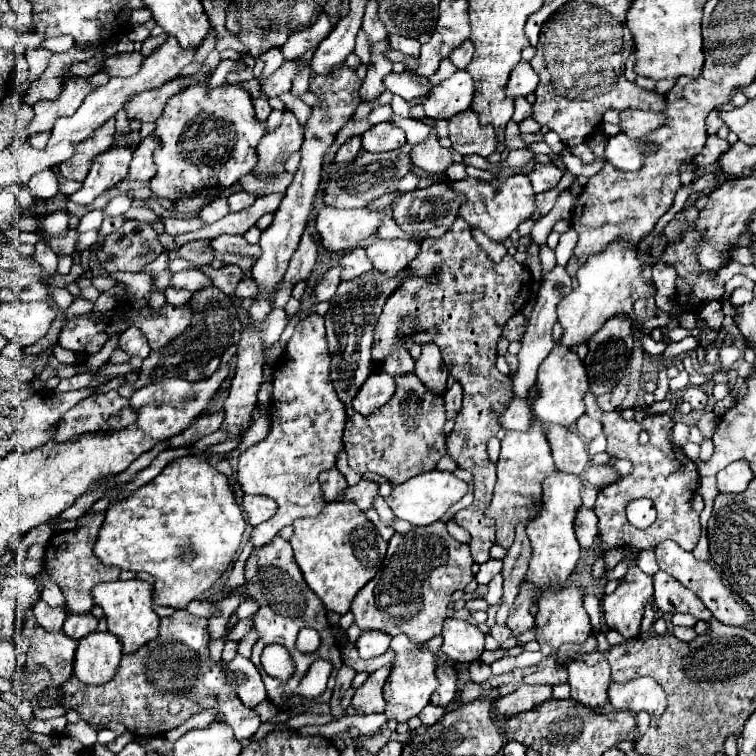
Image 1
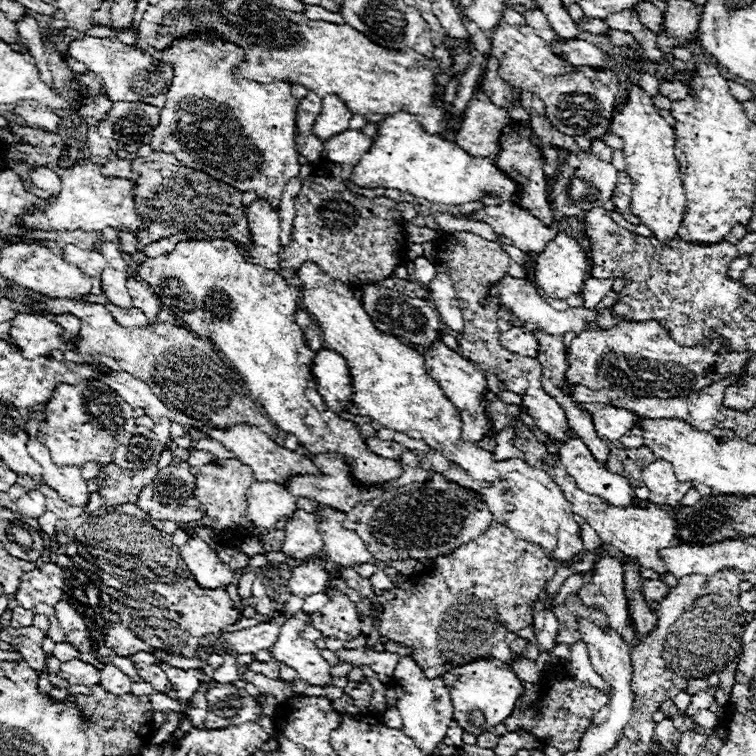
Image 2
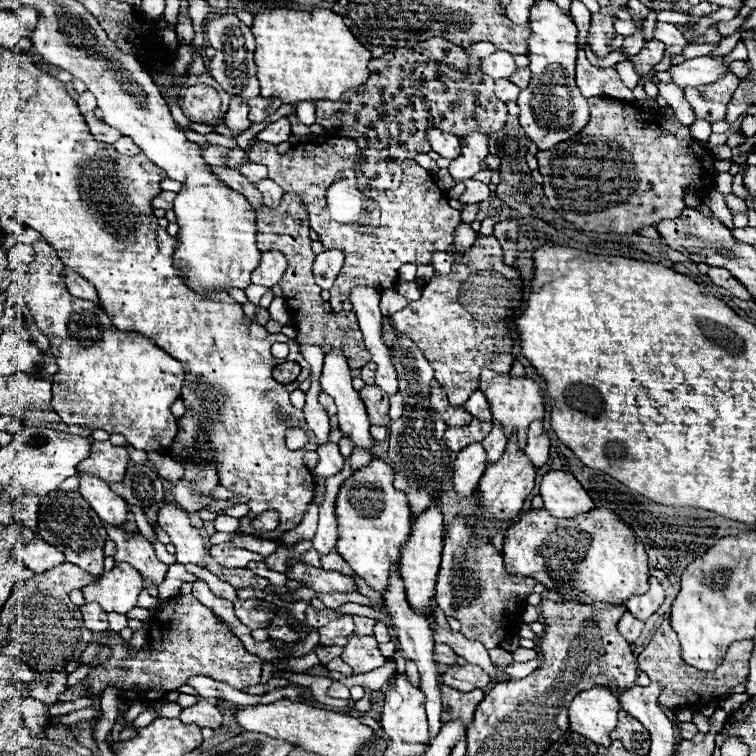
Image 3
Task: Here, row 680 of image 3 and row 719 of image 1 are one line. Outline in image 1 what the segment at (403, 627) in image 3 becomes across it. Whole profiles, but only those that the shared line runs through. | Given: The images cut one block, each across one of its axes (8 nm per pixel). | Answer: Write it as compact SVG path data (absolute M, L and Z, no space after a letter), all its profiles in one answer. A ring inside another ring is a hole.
M428 704L428 706L424 708L424 712L420 712L418 718L422 720L422 724L432 726L432 724L436 724L444 714L446 714L446 708L442 708L442 706L434 706L434 704Z

